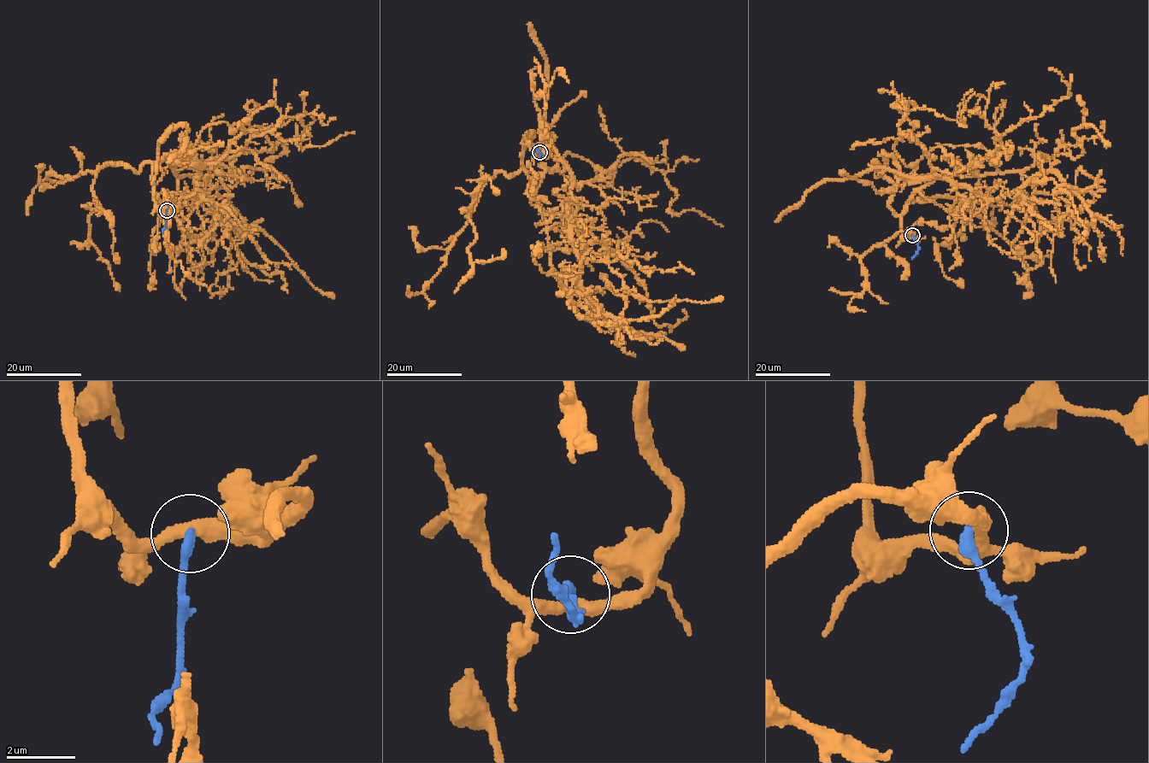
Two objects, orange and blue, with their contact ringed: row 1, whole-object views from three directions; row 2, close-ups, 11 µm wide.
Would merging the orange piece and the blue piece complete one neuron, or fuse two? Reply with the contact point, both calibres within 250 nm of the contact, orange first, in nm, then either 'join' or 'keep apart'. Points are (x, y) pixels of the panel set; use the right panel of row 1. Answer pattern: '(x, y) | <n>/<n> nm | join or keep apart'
(912, 235) | 400/320 nm | keep apart

